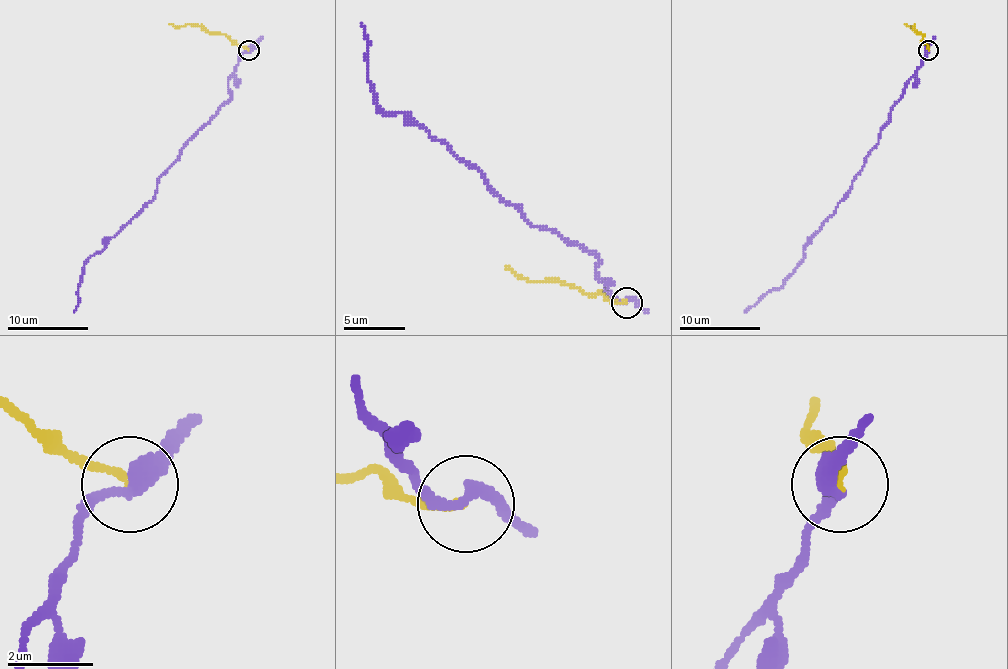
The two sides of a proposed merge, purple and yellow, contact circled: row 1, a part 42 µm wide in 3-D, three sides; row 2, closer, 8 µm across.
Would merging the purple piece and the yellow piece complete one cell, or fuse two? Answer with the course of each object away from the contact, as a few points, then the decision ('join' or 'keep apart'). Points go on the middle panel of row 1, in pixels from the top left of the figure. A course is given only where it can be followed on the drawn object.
course purple (626, 303), (580, 245), (534, 226), (413, 118), (376, 103), (361, 23); course yellow (626, 303), (558, 281), (518, 278), (506, 266); keep apart

